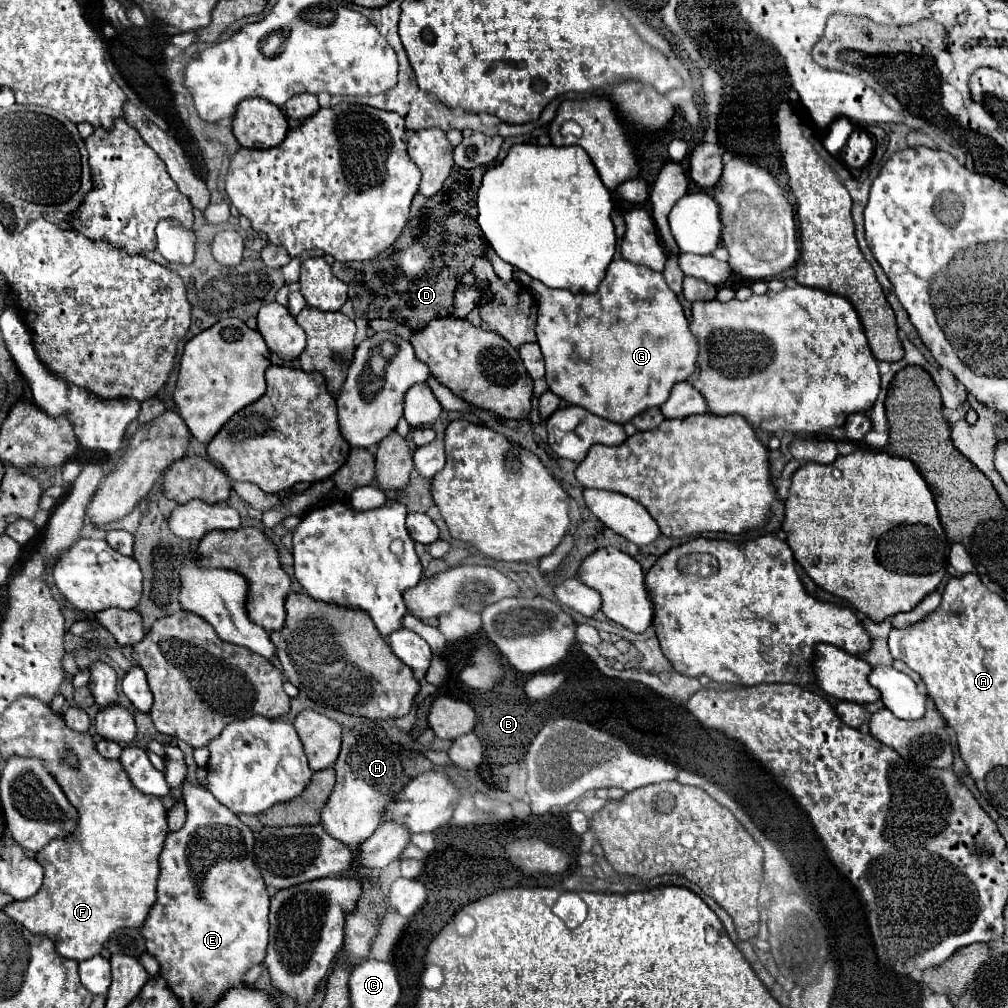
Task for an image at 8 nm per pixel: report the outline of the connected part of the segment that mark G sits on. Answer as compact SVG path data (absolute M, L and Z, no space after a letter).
M620 258L610 262L606 278L594 294L570 294L570 290L554 290L536 280L530 286L538 298L536 336L546 360L546 382L566 402L582 406L600 418L626 424L642 410L666 402L672 386L696 370L698 340L688 328L676 294L666 286L660 272Z

